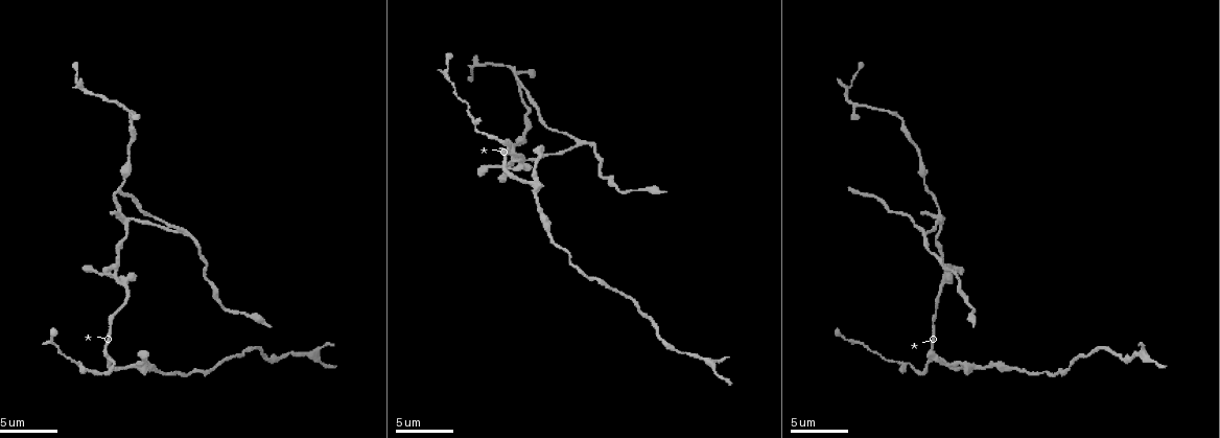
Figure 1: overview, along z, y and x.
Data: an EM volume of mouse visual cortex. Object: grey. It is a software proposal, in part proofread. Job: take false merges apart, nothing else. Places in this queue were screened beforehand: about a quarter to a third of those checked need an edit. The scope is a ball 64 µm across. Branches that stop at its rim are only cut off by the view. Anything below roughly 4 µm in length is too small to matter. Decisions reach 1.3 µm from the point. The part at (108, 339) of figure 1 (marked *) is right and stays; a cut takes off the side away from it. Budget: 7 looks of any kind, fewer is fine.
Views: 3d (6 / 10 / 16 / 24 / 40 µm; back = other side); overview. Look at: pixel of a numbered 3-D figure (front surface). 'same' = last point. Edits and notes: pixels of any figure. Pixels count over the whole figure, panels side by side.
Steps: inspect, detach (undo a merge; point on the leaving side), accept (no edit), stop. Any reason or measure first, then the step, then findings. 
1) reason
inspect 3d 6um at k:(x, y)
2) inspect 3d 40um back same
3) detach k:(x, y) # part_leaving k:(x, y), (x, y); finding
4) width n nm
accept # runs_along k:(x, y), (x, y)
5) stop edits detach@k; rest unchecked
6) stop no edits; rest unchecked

inspect 3d 10um at 1:(111, 359)

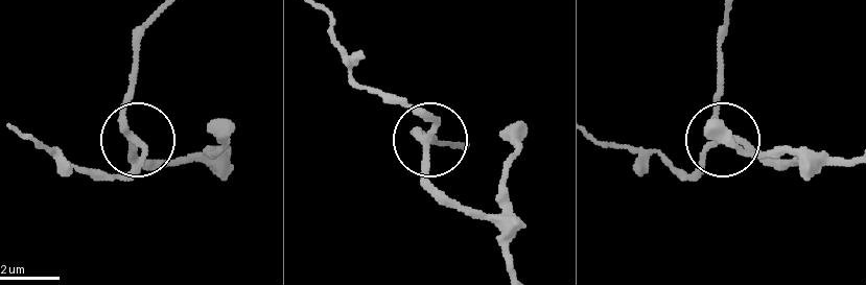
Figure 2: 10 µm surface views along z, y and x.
accept # runs_along 2:(131, 91), (122, 118), (138, 148), (122, 170), (102, 177); all the same neuron

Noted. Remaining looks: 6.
sudden change in width
inspect 3d 10um at 1:(470, 113)

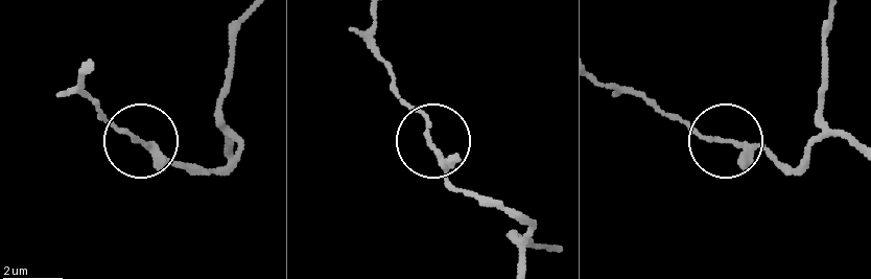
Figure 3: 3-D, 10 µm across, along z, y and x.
accept # runs_along 3:(825, 85), (787, 172), (656, 108); all the same neuron

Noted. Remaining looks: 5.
inspect 3d 10um at 1:(125, 218)

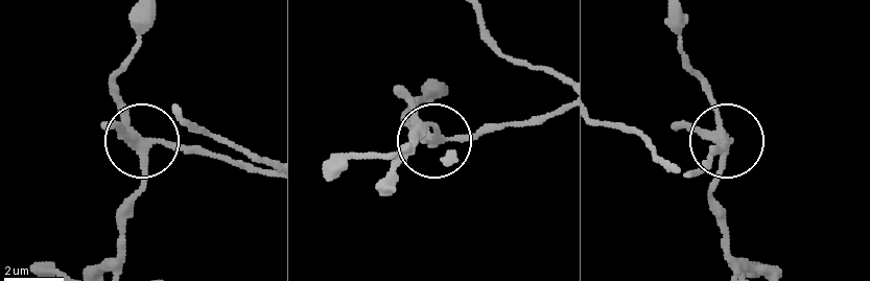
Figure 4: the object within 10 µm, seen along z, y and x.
side_arm 20 um
detach 4:(114, 123) # part_leaving 4:(137, 144), (179, 144), (268, 171); two neurons meet here

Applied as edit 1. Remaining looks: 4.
calibre changes
inspect 3d 6um at 1:(848, 90)

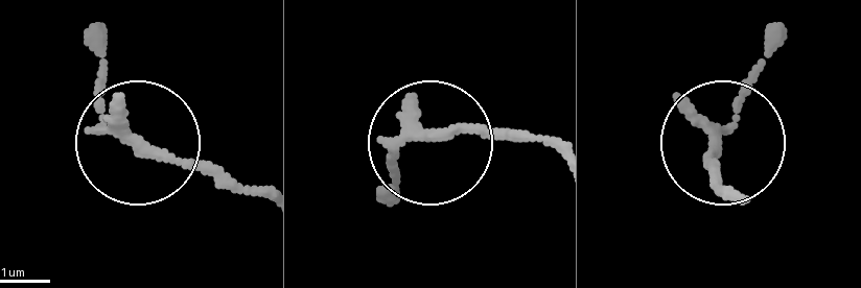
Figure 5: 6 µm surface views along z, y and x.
inspect 3d 6um back at 5:(715, 145)

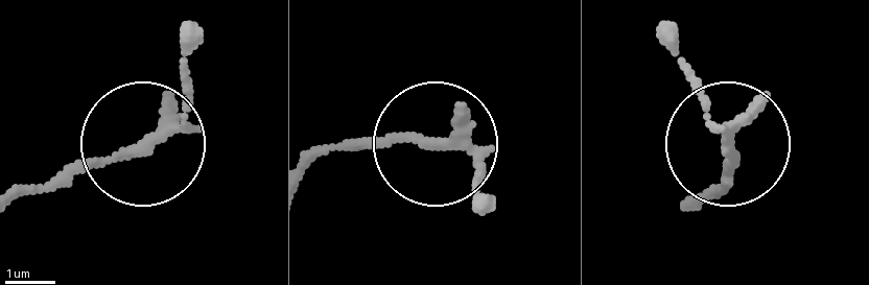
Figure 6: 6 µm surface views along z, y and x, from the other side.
arms 3
accept # one neuron here

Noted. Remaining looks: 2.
stop edits detach@4; rest unchecked

